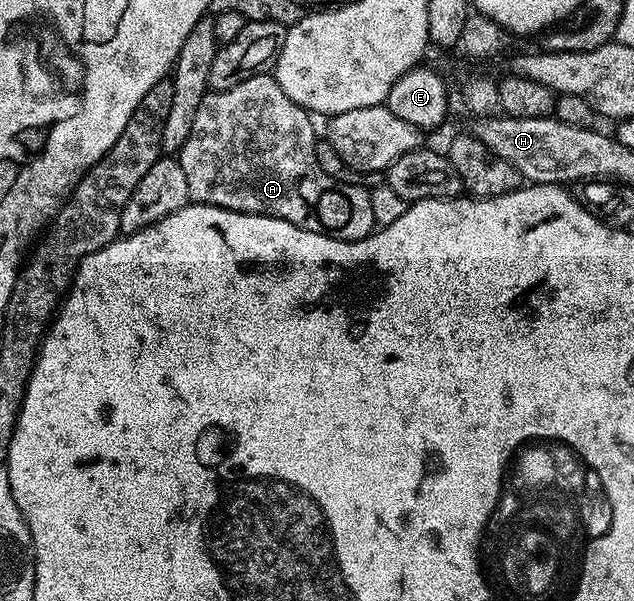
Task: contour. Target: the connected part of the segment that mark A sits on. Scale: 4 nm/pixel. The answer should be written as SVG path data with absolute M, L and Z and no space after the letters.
M260 73L249 77L245 81L241 81L241 85L233 85L233 89L208 90L201 105L197 105L197 117L193 117L193 129L189 129L189 137L183 148L177 153L181 169L185 169L185 181L189 185L191 199L197 203L208 203L210 207L224 207L246 215L268 215L269 217L277 217L281 221L287 221L287 217L291 217L291 207L318 208L322 204L319 202L322 201L323 194L333 187L333 180L325 173L325 169L321 169L321 165L317 165L315 143L313 138L311 139L311 122L313 122L311 112L306 111L301 105L289 101L289 97L285 97L285 89L281 89L281 85L271 73Z

